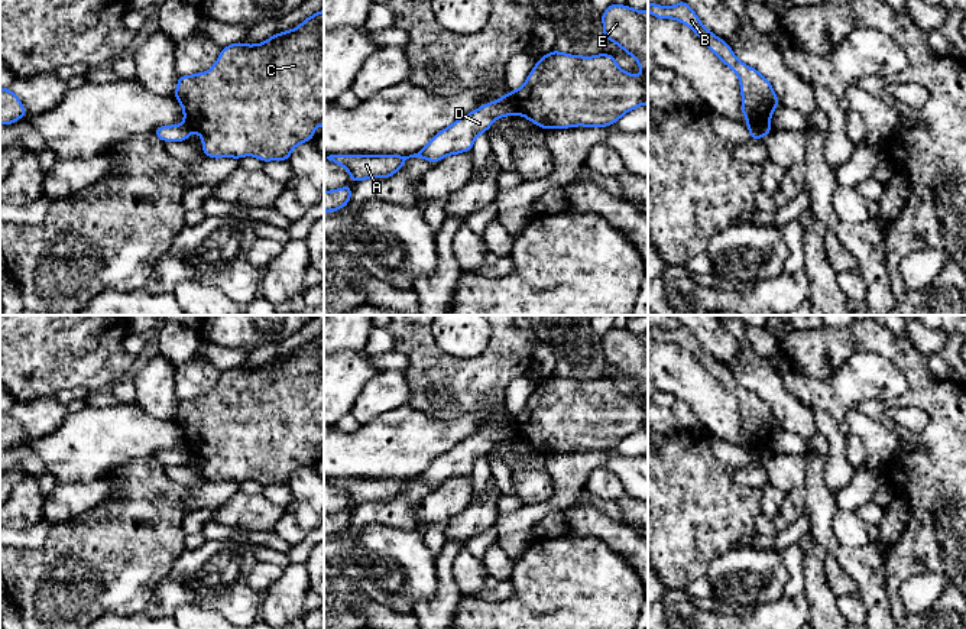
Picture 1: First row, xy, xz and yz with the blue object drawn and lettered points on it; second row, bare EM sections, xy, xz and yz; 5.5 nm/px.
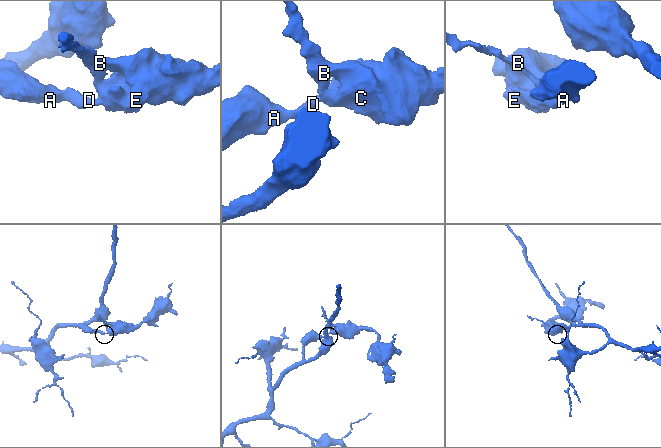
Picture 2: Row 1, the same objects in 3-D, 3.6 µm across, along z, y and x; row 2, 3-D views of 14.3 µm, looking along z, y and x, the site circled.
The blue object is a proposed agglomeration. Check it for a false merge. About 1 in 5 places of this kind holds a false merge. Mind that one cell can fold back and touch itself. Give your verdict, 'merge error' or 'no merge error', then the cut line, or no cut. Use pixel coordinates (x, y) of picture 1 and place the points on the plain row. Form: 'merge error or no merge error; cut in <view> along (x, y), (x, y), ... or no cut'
merge error; cut in xz along (512, 417), (512, 434), (515, 437)

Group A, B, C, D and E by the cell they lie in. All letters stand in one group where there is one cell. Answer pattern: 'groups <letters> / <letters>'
groups A D / B C E

